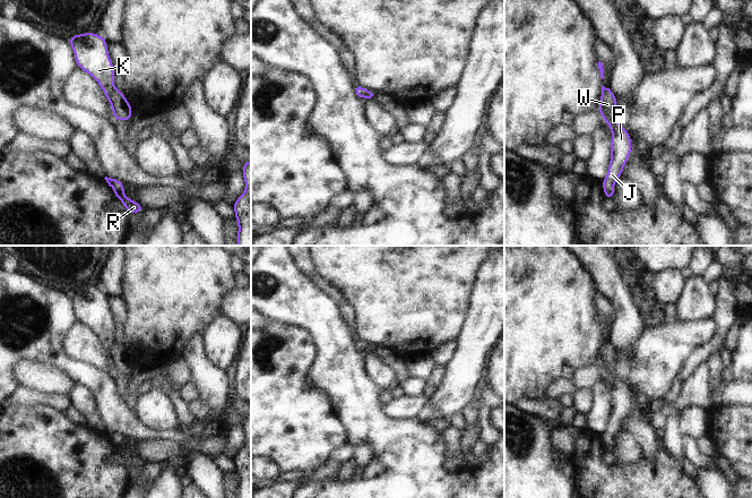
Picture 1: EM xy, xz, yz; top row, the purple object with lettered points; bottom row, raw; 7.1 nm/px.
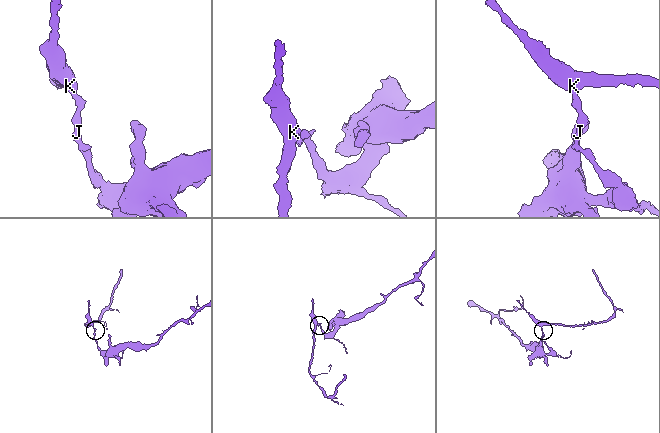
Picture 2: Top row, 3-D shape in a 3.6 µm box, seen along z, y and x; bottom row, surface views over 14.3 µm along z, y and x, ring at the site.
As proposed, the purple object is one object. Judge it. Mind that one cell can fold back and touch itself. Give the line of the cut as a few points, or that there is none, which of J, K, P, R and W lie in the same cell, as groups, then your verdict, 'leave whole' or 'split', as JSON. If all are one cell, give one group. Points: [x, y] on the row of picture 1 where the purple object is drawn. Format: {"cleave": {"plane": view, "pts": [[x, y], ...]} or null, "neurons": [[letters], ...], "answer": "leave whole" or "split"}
{"cleave": {"plane": "xy", "pts": [[114, 88], [107, 99]]}, "neurons": [["J", "P", "R", "W"], ["K"]], "answer": "split"}

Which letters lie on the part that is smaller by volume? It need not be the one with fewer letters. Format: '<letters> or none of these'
K

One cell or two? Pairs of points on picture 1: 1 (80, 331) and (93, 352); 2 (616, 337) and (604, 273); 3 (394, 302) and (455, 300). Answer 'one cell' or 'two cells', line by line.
1: one cell
2: one cell
3: one cell

